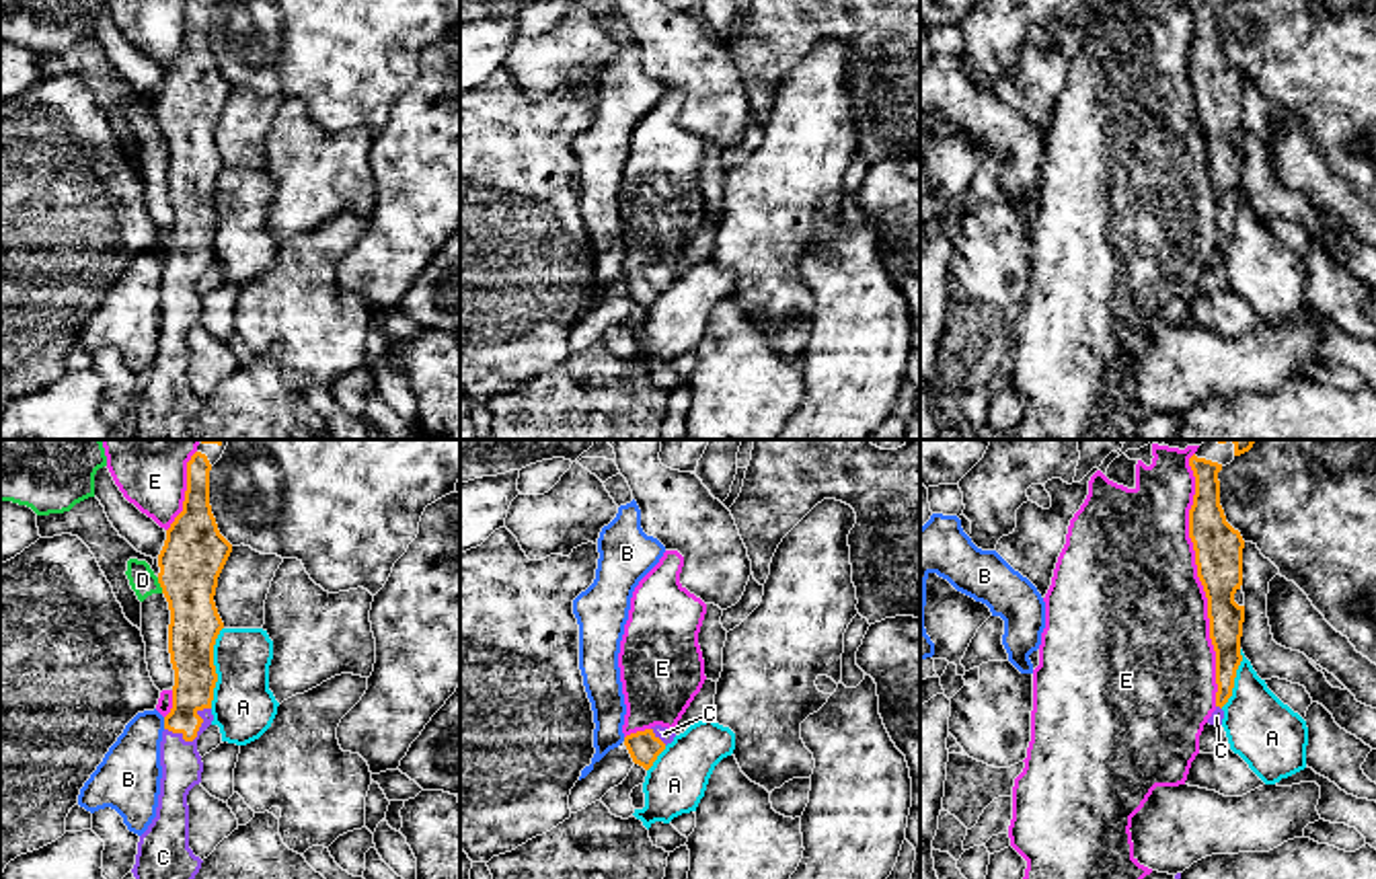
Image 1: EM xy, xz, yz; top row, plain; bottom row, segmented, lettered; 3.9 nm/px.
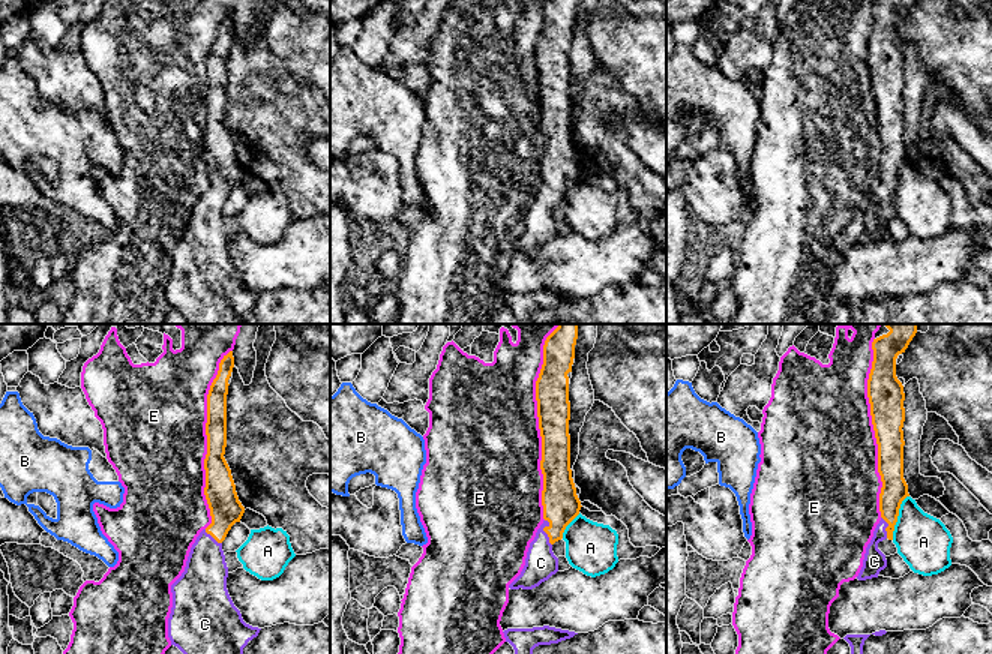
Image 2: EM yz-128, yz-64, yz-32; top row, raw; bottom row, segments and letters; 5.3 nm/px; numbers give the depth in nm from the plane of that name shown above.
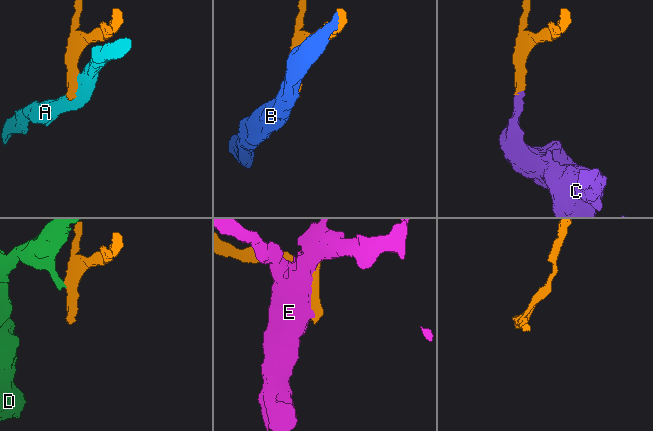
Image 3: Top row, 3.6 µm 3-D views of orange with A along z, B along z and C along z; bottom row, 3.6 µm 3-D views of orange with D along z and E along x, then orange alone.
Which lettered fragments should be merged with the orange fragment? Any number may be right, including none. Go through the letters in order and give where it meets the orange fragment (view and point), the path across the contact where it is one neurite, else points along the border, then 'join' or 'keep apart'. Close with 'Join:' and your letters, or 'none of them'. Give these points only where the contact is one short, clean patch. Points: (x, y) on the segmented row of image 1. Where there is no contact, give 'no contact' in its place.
A: contact xy (214, 668); keep apart
B: contact xy (165, 723); keep apart
C: contact xy (196, 734); way xy (196, 676), (196, 734), (181, 750), (181, 765); join
D: contact xy (161, 586); border xy (157, 578), (163, 592); keep apart
E: contact yz (1200, 580); keep apart
Join: C

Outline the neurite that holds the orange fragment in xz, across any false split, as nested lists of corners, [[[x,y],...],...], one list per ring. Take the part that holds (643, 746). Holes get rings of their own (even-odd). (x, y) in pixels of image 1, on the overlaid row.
[[[655,725],[651,729],[626,735],[624,746],[633,762],[649,770],[665,746],[674,741],[674,737],[674,729]]]

